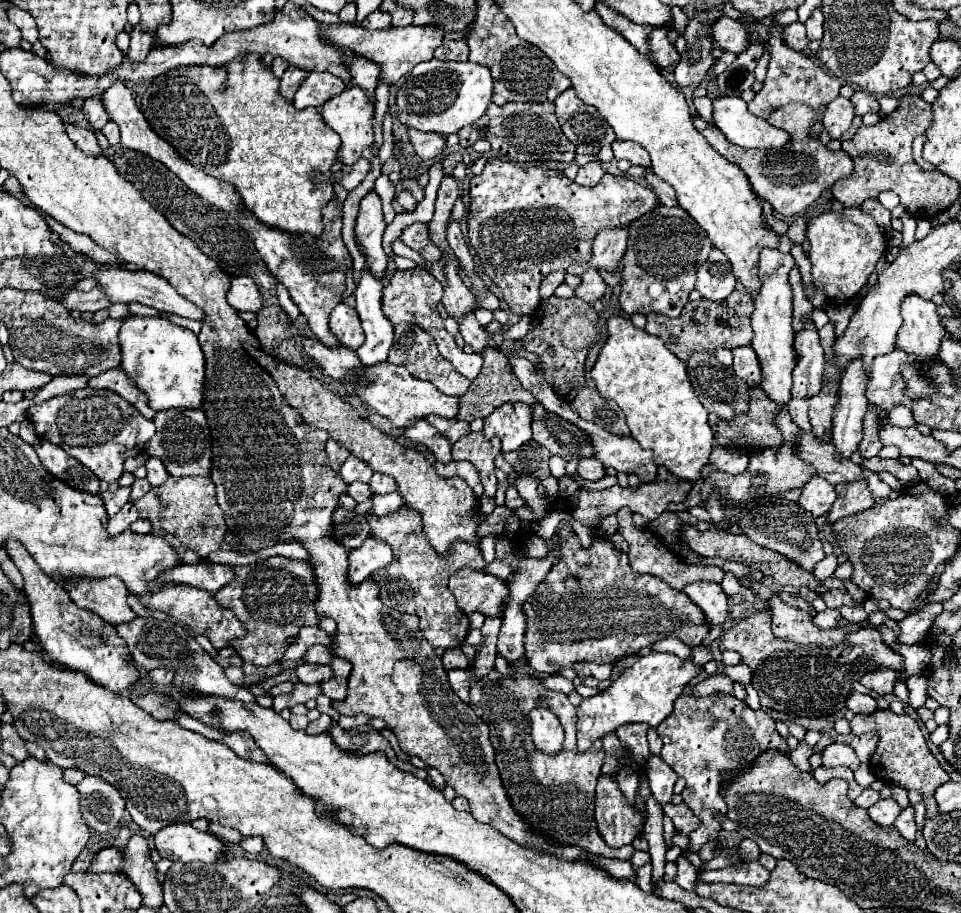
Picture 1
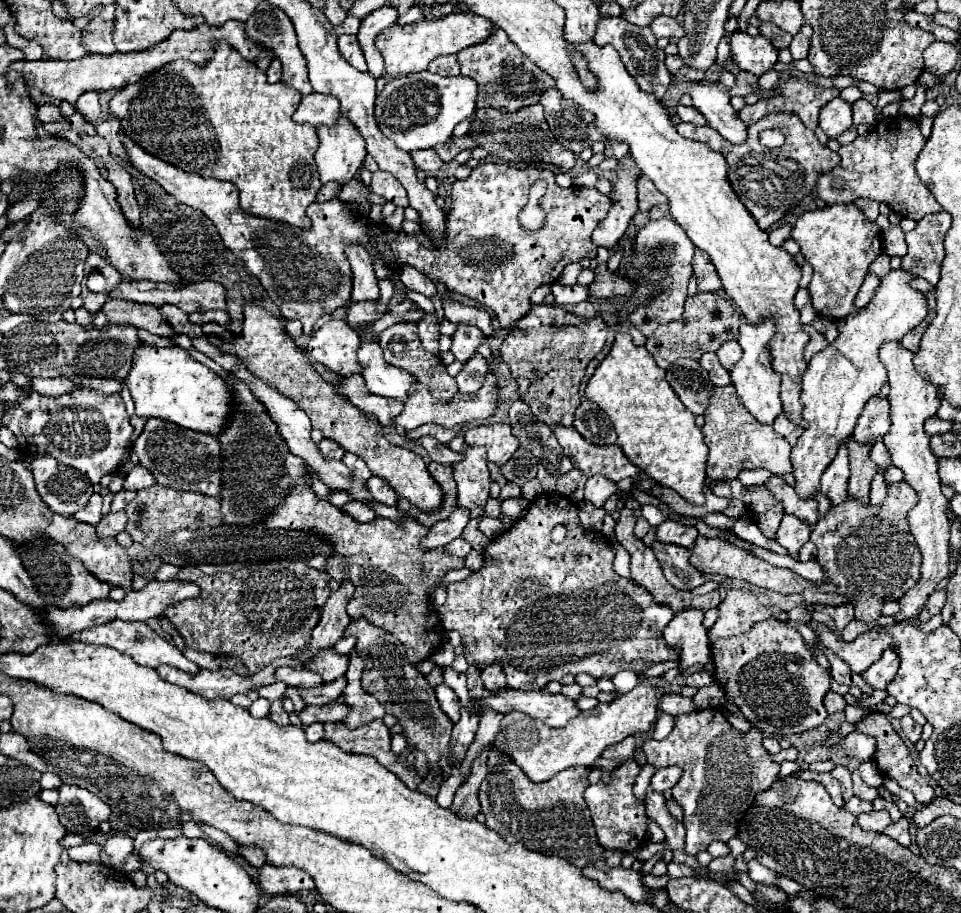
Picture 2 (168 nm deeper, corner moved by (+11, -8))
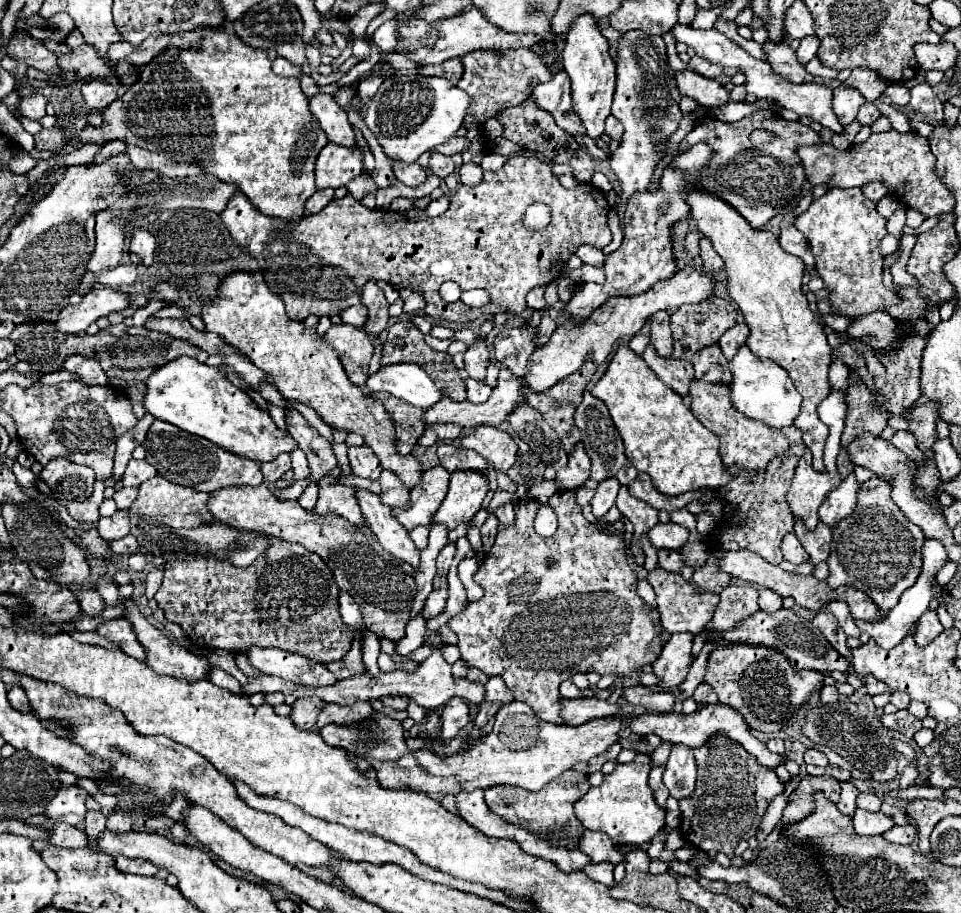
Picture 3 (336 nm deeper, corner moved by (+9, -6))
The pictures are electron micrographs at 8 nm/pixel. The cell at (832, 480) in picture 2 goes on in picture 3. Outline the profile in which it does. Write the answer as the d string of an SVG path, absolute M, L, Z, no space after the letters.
M850 474L836 490L832 490L826 496L826 502L820 506L820 522L824 522L830 528L836 528L840 520L854 512L858 502L858 490L860 482L854 474Z

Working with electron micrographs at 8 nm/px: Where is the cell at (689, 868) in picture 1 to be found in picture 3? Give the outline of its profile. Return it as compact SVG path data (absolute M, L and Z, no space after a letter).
M710 738L706 746L694 748L694 756L698 762L698 786L694 798L680 802L682 838L702 852L716 850L732 858L740 840L756 836L766 808L774 796L784 792L784 786L772 770L760 766L754 756L728 738Z

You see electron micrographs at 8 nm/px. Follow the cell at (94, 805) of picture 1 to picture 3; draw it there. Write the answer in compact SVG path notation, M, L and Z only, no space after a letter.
M62 786L44 810L44 814L54 822L64 822L76 828L84 826L86 816L86 798L90 794L78 786Z

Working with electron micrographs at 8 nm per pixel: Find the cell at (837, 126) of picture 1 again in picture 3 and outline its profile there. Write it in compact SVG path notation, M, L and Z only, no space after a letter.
M844 84L834 88L834 114L838 114L838 120L844 122L844 126L848 126L856 118L858 108L864 102L866 102L864 96L856 88Z

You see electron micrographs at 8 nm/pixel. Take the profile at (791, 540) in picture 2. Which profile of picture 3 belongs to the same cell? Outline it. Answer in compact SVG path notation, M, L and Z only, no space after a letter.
M788 534L784 540L782 540L782 554L784 554L784 560L792 562L792 564L802 564L802 562L808 562L806 558L806 552L802 550L802 544L798 542L798 538L794 534Z

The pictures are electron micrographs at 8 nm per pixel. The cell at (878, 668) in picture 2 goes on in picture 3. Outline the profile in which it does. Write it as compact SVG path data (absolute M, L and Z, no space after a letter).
M866 676L866 678L864 678L864 684L866 684L866 690L868 690L868 694L870 694L870 696L890 692L890 686L886 686L884 682L880 682L880 680L878 680L878 678L874 678L874 676Z

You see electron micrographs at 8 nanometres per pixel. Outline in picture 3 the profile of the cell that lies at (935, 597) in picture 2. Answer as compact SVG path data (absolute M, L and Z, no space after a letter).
M928 610L928 612L924 612L924 616L920 618L920 624L918 624L918 630L916 630L916 634L914 634L914 640L918 642L918 646L926 646L926 644L930 644L942 630L944 630L944 628L942 628L936 612L934 612L934 610Z

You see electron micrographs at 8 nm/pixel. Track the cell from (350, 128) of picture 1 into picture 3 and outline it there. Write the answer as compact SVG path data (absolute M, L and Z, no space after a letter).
M326 144L316 158L316 188L340 188L362 174L362 152Z

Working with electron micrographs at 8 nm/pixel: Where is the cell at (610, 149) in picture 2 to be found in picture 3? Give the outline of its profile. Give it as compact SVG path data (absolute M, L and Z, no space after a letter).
M608 116L608 118L606 118L606 134L608 134L612 140L622 140L622 132L624 132L622 124L620 124L614 116Z

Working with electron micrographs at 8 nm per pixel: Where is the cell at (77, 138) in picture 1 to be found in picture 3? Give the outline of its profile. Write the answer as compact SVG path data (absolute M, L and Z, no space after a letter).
M42 94L24 96L18 102L18 110L22 116L26 116L30 120L40 120L46 116L46 98Z

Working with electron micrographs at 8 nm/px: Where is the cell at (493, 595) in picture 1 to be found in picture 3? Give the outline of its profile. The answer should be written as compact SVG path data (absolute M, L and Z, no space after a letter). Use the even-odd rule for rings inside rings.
M556 492L552 498L550 498L550 506L554 508L556 516L558 516L558 530L552 538L544 538L544 536L538 536L534 532L534 516L538 512L538 504L532 502L532 500L520 500L516 504L516 522L510 524L510 526L504 526L504 524L498 524L498 534L496 534L496 544L492 546L492 552L490 556L486 556L478 568L478 572L474 574L474 580L484 588L484 596L478 600L478 602L468 602L466 608L462 612L458 612L450 622L450 630L458 636L458 648L462 650L462 660L468 664L468 666L474 666L478 670L482 670L486 676L500 676L506 686L514 692L516 700L520 702L526 702L540 720L546 720L550 724L566 724L564 718L560 716L560 694L558 694L558 686L564 682L564 680L570 680L576 672L582 672L582 674L588 674L588 672L598 672L600 676L604 674L622 674L622 676L630 676L634 672L638 672L644 664L652 664L660 650L662 650L662 640L660 640L660 634L662 634L662 628L660 628L660 614L658 610L652 610L650 606L644 604L644 600L638 596L636 592L636 572L628 566L626 562L626 552L624 552L624 540L618 538L618 536L612 536L608 530L598 530L596 524L588 522L584 516L582 516L582 508L578 506L576 502L576 494L574 492ZM546 558L554 558L554 566L546 566Z

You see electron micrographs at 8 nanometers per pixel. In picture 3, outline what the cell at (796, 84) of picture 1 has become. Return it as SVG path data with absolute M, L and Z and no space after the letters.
M854 68L852 76L844 84L858 88L864 94L864 98L870 102L878 100L884 94L884 90L890 86L888 80L884 80L874 70L868 70L868 68Z

